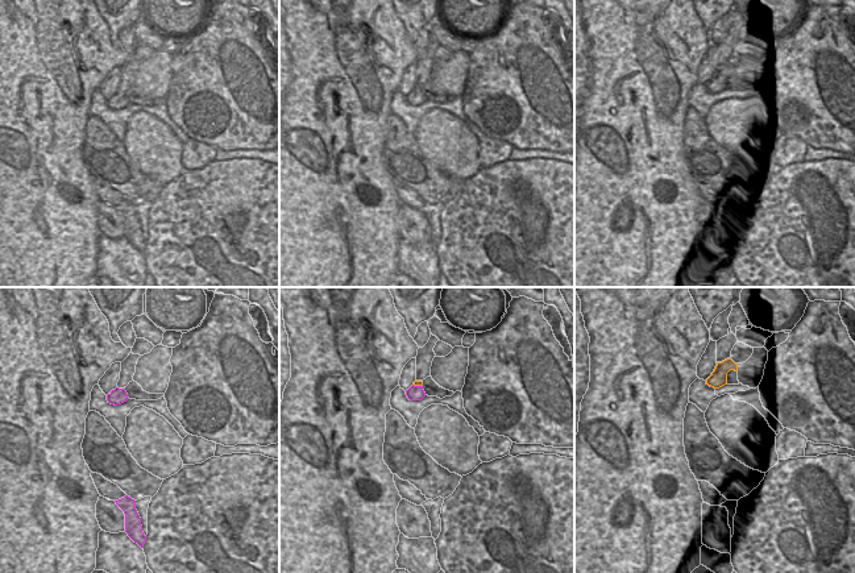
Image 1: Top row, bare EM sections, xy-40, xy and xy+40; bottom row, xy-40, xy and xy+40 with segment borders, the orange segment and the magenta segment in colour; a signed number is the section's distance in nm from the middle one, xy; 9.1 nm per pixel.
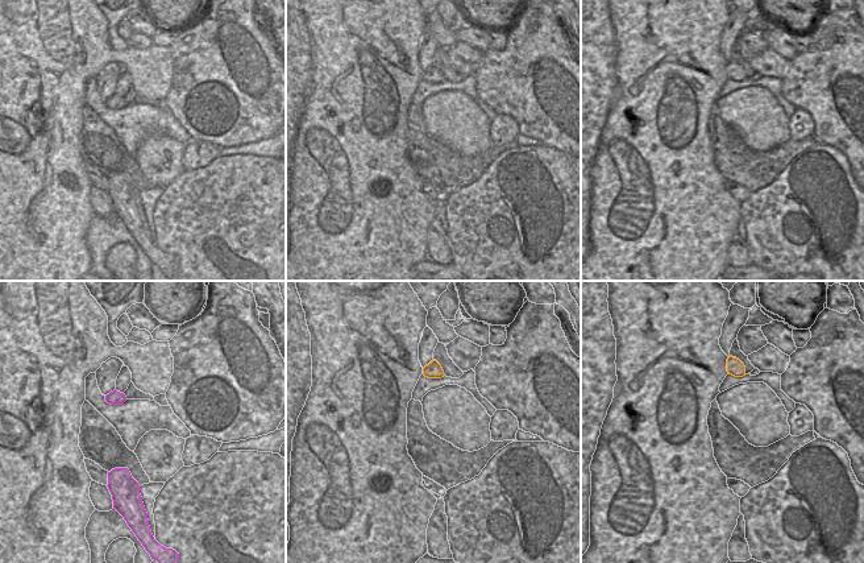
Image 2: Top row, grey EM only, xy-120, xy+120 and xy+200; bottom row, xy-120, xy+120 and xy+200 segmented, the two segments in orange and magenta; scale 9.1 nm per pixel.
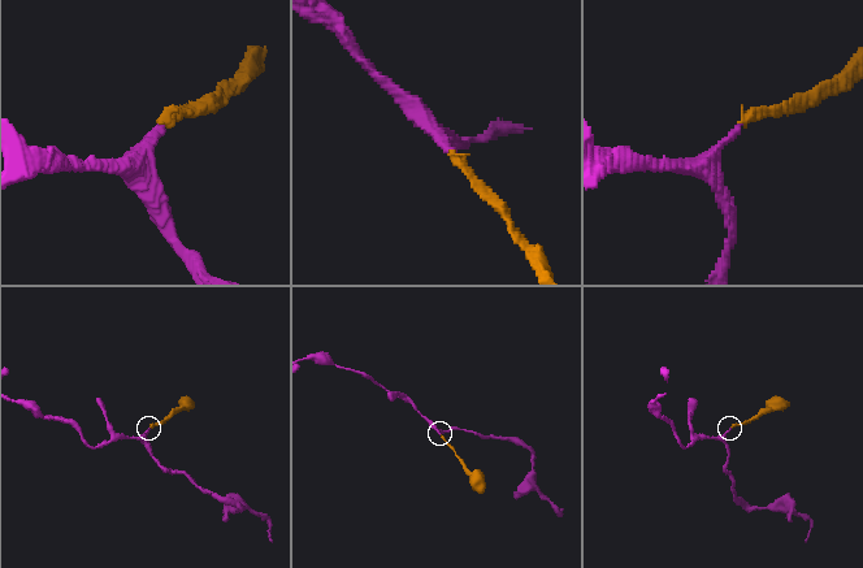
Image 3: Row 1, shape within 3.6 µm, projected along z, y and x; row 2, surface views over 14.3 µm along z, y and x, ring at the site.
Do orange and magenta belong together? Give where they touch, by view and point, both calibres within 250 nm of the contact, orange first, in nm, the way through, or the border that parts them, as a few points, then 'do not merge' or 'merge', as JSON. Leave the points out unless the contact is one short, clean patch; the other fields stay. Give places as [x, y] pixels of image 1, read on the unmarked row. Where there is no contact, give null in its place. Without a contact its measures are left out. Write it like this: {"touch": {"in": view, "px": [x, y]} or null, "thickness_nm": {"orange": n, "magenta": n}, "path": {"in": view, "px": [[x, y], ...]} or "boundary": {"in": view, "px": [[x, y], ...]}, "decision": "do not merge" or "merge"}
{"touch": {"in": "xy", "px": [418, 90]}, "thickness_nm": {"orange": 50, "magenta": 140}, "path": {"in": "xy", "px": [[416, 87], [418, 90], [415, 98]]}, "decision": "merge"}

